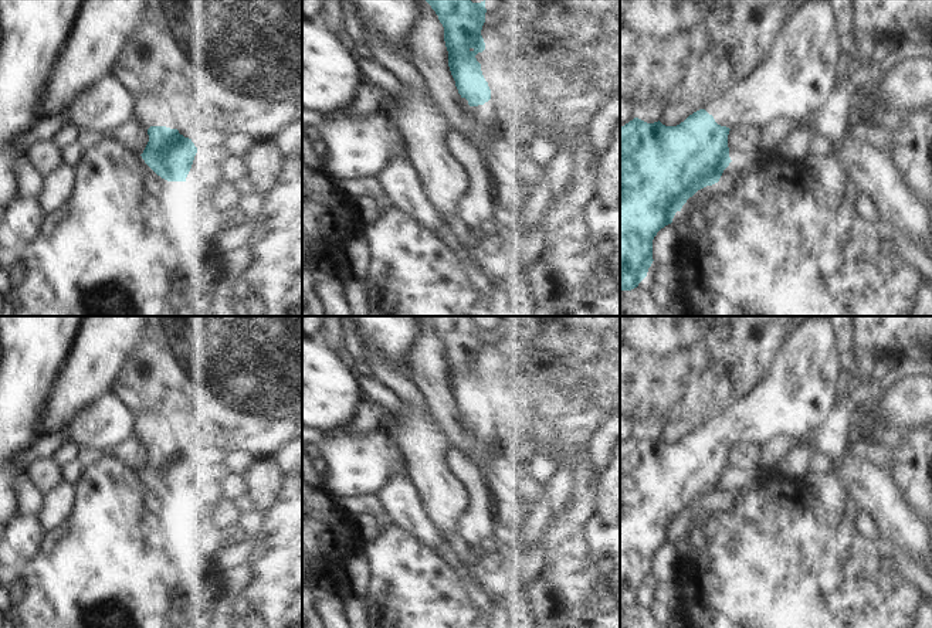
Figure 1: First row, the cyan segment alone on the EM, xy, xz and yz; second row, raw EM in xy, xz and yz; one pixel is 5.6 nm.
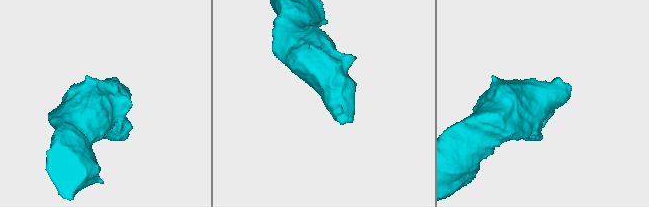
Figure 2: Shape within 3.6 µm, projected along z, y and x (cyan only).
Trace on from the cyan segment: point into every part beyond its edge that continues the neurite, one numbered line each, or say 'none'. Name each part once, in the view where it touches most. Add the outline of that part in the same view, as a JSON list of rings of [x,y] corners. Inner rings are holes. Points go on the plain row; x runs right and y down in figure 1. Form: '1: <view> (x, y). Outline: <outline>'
1: yz (803, 386). Outline: [[[809,316],[787,335],[769,374],[752,393],[725,413],[709,417],[704,427],[718,442],[729,447],[739,444],[763,447],[776,437],[799,441],[806,438],[826,421],[841,400],[843,384],[848,381],[841,356],[830,318]]]

